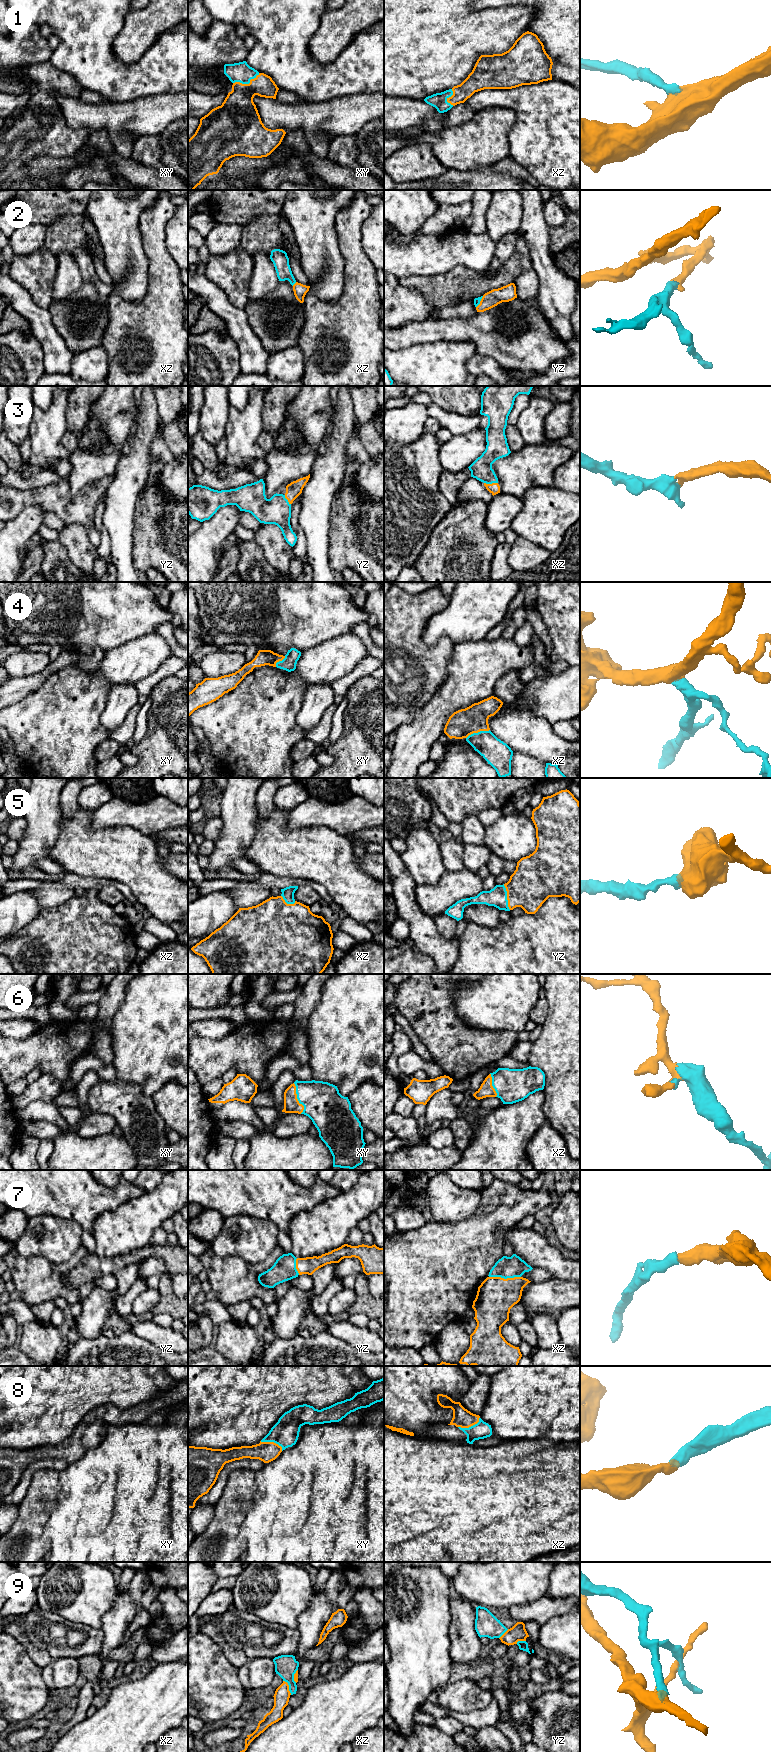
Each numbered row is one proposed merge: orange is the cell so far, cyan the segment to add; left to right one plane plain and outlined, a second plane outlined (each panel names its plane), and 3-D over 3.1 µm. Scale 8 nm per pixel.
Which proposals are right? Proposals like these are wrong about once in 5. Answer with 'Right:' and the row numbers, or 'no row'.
Right: 1, 2, 3, 4, 5, 6, 7, 8

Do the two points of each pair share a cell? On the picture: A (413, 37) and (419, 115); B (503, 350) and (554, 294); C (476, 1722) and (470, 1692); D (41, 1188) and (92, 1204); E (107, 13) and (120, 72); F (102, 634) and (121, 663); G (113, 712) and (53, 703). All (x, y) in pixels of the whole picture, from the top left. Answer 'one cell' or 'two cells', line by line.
A: two cells
B: two cells
C: two cells
D: one cell
E: one cell
F: two cells
G: two cells

